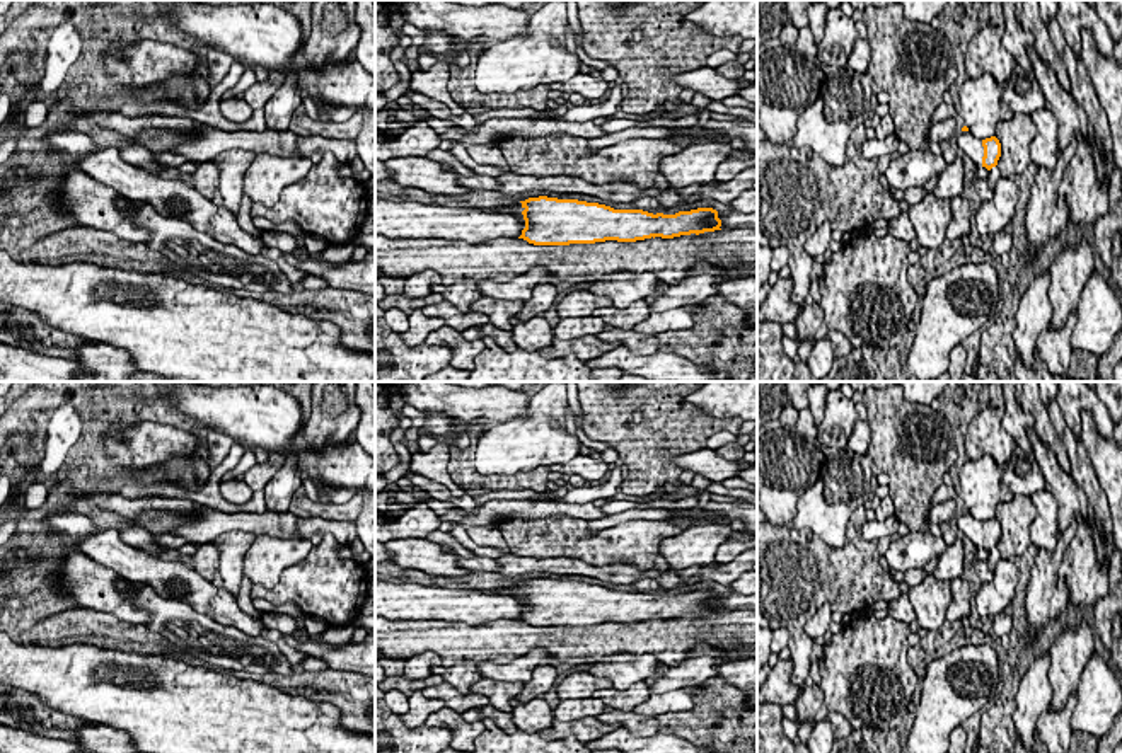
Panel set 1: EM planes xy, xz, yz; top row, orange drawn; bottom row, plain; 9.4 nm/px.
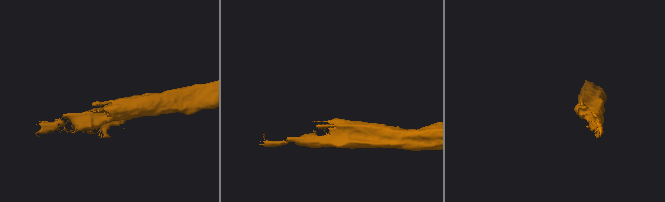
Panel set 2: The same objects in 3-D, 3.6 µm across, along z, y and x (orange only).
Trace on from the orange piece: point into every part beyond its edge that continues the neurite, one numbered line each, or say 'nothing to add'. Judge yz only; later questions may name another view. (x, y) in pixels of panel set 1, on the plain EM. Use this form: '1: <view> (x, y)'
1: yz (971, 527)

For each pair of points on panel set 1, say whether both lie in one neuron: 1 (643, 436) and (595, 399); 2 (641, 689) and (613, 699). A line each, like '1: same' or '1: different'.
1: same
2: same

